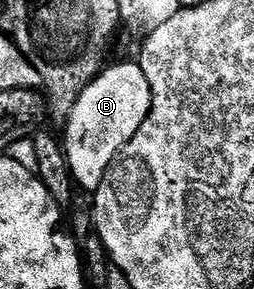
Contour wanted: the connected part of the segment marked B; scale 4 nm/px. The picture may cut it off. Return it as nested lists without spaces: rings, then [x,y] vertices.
[[[126,61],[123,65],[113,65],[103,69],[101,73],[95,76],[91,85],[84,87],[80,99],[76,99],[76,107],[72,107],[69,117],[64,122],[66,158],[68,159],[70,174],[73,175],[75,186],[79,190],[93,191],[100,187],[104,175],[110,170],[119,151],[129,143],[132,135],[136,135],[136,131],[140,131],[144,119],[148,119],[150,114],[152,91],[148,87],[148,79],[144,75],[141,64],[134,62],[133,65],[132,62]]]

